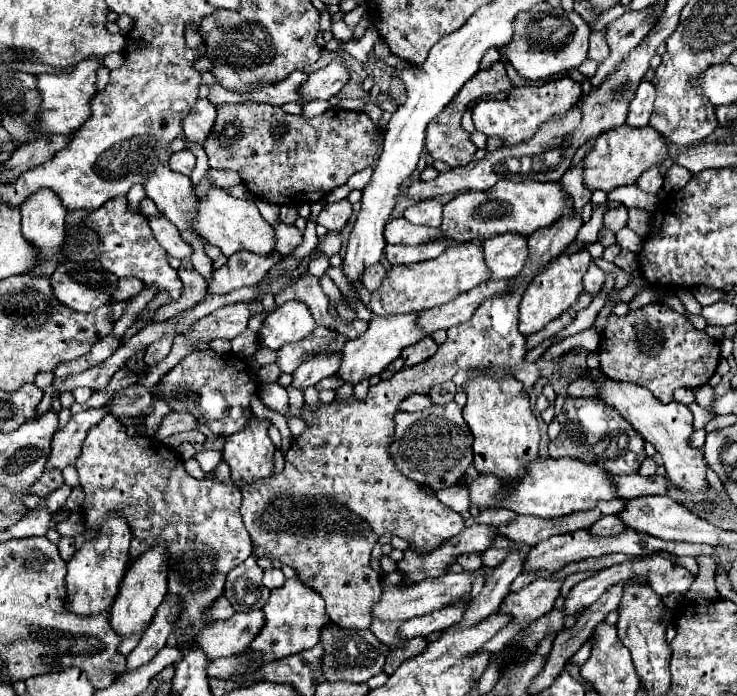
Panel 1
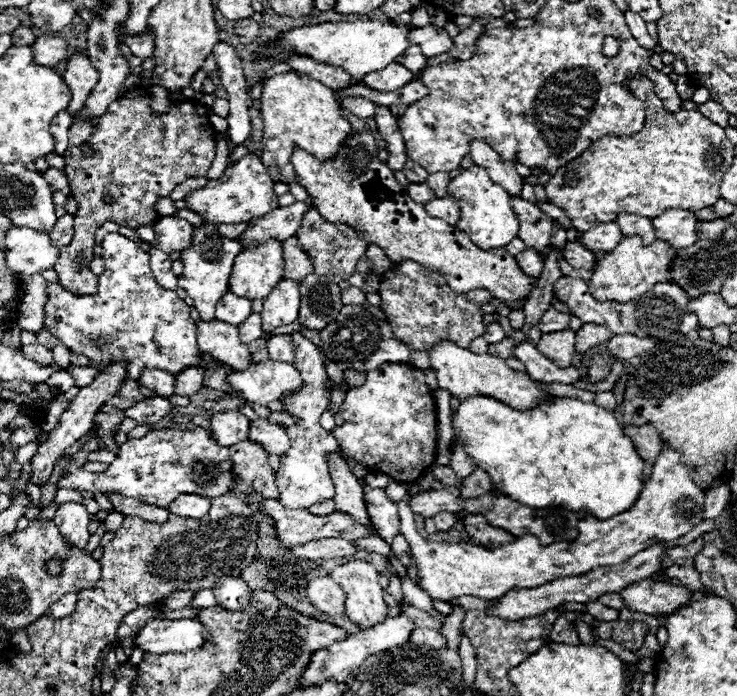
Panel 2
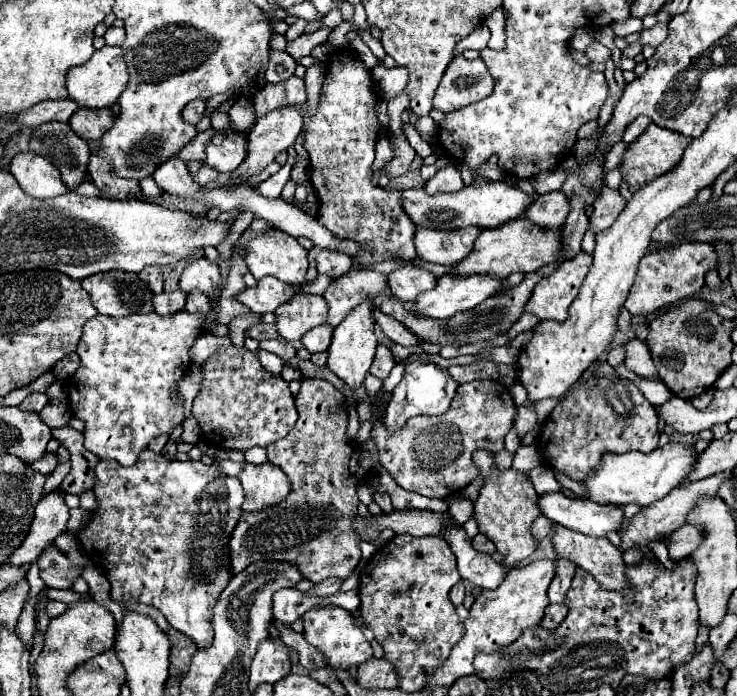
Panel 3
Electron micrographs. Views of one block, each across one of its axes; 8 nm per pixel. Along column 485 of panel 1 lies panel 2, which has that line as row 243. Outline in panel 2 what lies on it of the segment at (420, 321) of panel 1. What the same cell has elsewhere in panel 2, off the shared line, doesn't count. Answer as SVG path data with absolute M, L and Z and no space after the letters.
M298 238L284 240L282 252L284 252L284 278L302 280L302 278L306 278L308 274L314 272L310 256L306 256L306 252L302 252Z

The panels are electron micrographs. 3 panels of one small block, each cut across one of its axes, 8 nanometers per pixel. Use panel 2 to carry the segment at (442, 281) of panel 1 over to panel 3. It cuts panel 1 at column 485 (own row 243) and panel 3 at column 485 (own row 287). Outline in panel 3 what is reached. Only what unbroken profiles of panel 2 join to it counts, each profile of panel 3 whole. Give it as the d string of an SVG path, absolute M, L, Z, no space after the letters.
M516 218L516 222L508 222L508 226L498 226L496 230L482 230L480 236L474 242L472 252L454 264L452 274L458 278L468 278L472 274L488 274L496 276L500 280L506 280L510 274L522 272L536 272L544 264L554 262L560 252L560 232L552 230L536 230L534 226L528 226L522 218Z

